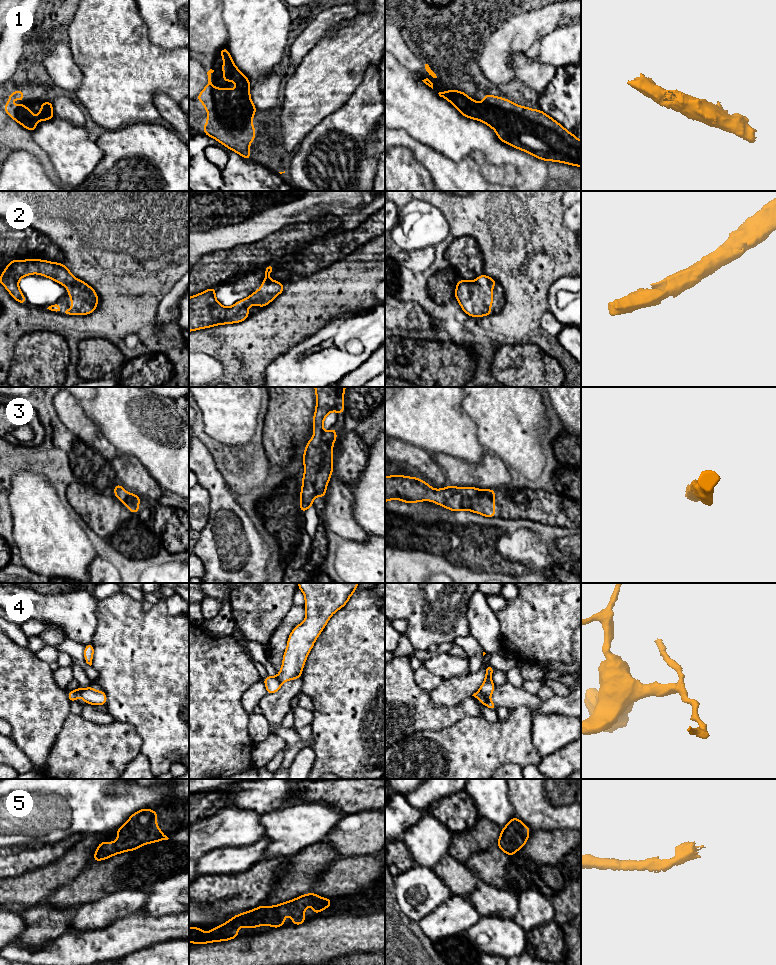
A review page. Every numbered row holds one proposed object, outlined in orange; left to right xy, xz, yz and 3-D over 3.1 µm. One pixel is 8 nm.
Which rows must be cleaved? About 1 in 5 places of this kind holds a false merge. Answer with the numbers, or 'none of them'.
none of them

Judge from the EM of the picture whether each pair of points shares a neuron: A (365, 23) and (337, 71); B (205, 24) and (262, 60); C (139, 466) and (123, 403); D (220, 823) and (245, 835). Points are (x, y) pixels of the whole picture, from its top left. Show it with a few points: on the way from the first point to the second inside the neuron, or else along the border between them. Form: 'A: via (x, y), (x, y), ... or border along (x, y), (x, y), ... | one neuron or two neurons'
A: via (365, 35), (342, 59) | one neuron
B: border along (221, 15), (227, 33), (226, 46) | two neurons
C: via (139, 450), (139, 427), (131, 419) | one neuron
D: via (226, 827), (237, 827), (239, 829) | one neuron

